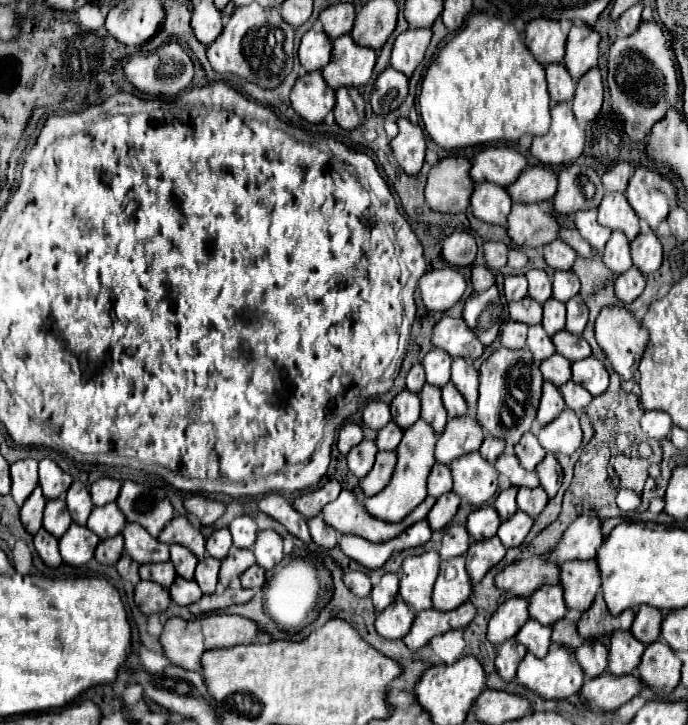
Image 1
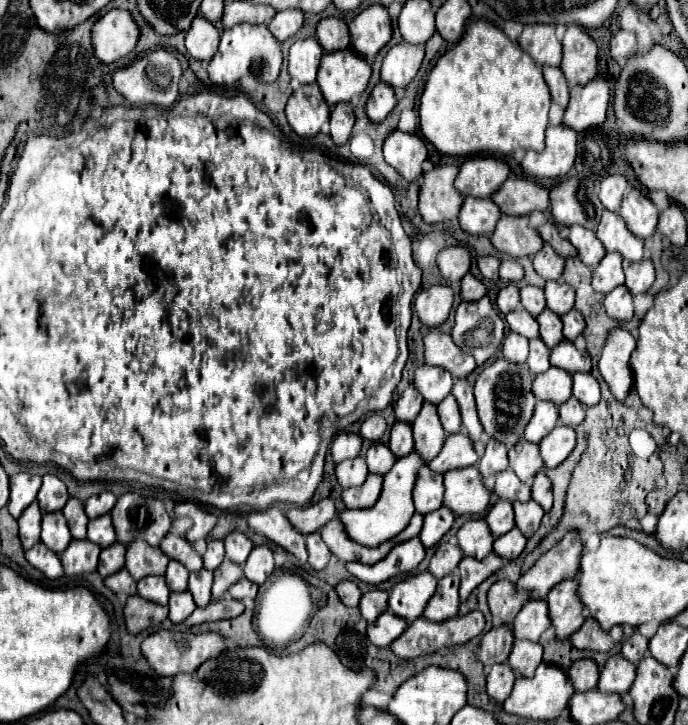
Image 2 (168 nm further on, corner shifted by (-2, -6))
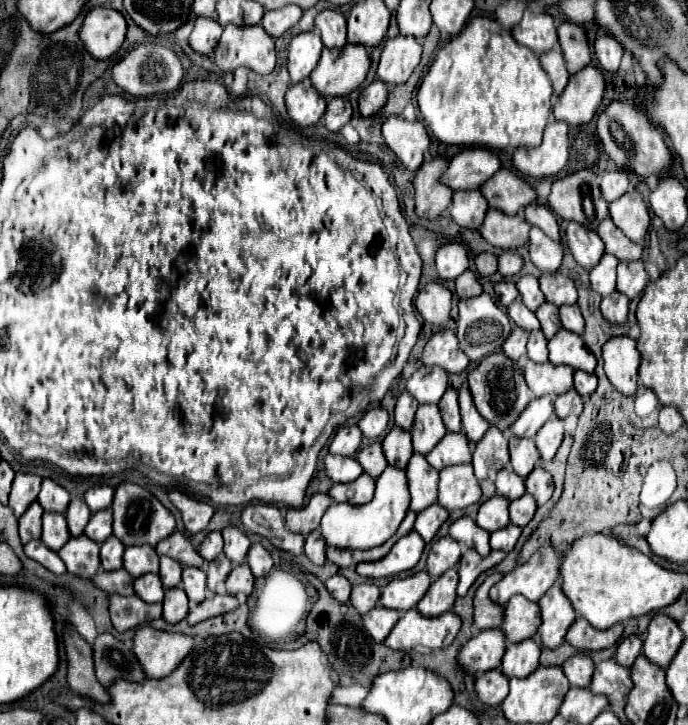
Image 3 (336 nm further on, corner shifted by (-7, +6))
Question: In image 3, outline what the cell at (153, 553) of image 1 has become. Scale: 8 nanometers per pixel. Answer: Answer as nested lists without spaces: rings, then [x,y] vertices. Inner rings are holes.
[[[149,544],[145,546],[127,546],[123,556],[123,568],[133,574],[133,578],[147,574],[147,572],[159,572],[159,556],[157,550]]]

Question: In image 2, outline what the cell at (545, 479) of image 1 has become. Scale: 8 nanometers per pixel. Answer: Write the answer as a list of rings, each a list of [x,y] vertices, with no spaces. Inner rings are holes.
[[[538,472],[532,482],[532,500],[538,502],[544,512],[550,512],[552,508],[552,482],[546,478],[544,472]]]

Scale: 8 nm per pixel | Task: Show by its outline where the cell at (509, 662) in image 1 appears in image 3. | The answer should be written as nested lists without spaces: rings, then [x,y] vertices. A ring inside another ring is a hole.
[[[499,668],[483,672],[477,678],[475,692],[477,692],[481,702],[485,702],[489,706],[497,706],[505,700],[507,692],[509,692],[509,678]]]

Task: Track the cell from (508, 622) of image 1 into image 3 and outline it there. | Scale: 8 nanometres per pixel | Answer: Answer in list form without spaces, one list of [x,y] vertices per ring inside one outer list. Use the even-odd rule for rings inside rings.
[[[499,628],[483,630],[461,648],[457,660],[467,672],[487,672],[501,666],[507,648],[505,632]]]

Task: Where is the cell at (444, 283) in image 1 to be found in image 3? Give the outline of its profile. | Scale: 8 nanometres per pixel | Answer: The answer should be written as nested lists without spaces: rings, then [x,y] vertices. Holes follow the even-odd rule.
[[[427,282],[417,292],[415,308],[429,324],[443,328],[449,322],[451,300],[453,300],[453,294],[451,294],[451,290],[445,284],[441,284],[441,282]]]

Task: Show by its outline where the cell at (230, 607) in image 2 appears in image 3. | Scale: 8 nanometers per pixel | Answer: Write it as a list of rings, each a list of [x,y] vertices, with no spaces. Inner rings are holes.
[[[211,594],[209,598],[205,598],[201,604],[197,604],[195,608],[189,610],[187,614],[187,622],[189,624],[197,624],[201,620],[207,620],[209,616],[219,616],[221,612],[229,612],[233,608],[239,606],[239,600],[231,594]]]

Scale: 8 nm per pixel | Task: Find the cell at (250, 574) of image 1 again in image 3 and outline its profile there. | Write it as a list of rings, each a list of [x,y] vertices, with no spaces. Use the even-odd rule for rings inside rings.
[[[247,564],[245,566],[235,566],[231,570],[229,578],[227,578],[227,592],[249,596],[251,590],[253,590],[253,584],[255,584],[255,578],[253,578],[251,568]]]

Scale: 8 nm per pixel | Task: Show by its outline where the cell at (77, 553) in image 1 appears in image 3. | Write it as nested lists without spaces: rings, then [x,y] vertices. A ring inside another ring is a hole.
[[[85,534],[71,538],[57,554],[67,564],[67,572],[75,576],[93,578],[99,568],[99,544]]]

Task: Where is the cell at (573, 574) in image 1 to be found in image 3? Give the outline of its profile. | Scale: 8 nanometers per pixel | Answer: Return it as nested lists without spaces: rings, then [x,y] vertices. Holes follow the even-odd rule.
[[[553,584],[545,596],[539,600],[541,608],[541,642],[547,648],[557,648],[569,630],[569,626],[575,622],[575,610],[569,604],[569,598],[561,592],[561,584]]]

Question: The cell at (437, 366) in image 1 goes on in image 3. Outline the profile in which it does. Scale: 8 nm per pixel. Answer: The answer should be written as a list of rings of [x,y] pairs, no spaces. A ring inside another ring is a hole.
[[[421,366],[407,380],[407,390],[419,404],[437,404],[447,390],[447,372],[439,366]]]

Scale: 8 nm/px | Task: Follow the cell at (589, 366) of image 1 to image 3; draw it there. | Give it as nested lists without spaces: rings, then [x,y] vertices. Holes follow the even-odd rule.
[[[575,370],[575,390],[581,396],[593,394],[595,388],[597,388],[597,376],[595,374],[589,374],[589,372],[583,372],[583,370]]]

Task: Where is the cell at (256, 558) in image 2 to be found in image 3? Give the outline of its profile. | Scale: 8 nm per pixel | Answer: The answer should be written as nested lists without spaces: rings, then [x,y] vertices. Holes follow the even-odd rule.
[[[257,542],[247,552],[247,564],[249,564],[253,576],[261,578],[261,576],[265,576],[273,568],[273,558],[271,558],[269,550],[263,544]]]

